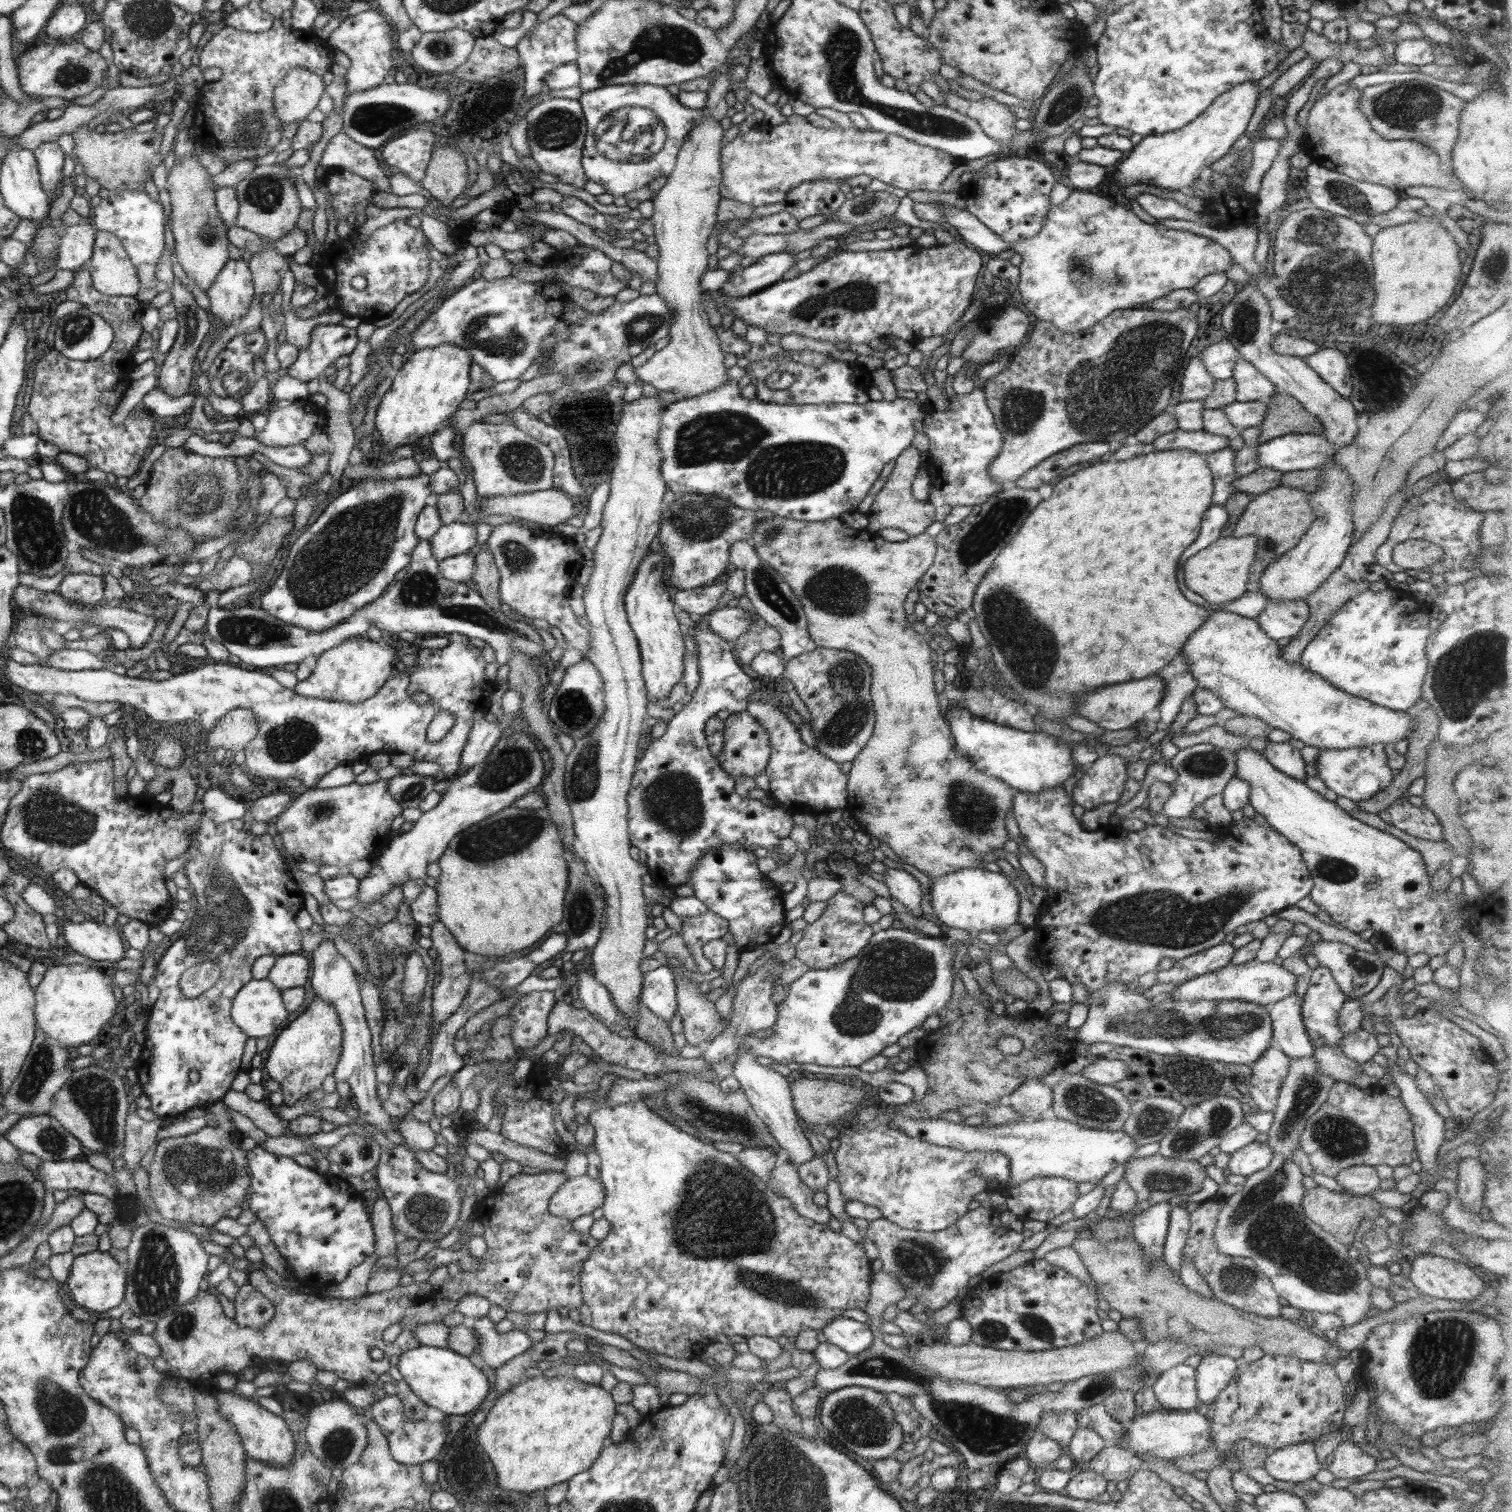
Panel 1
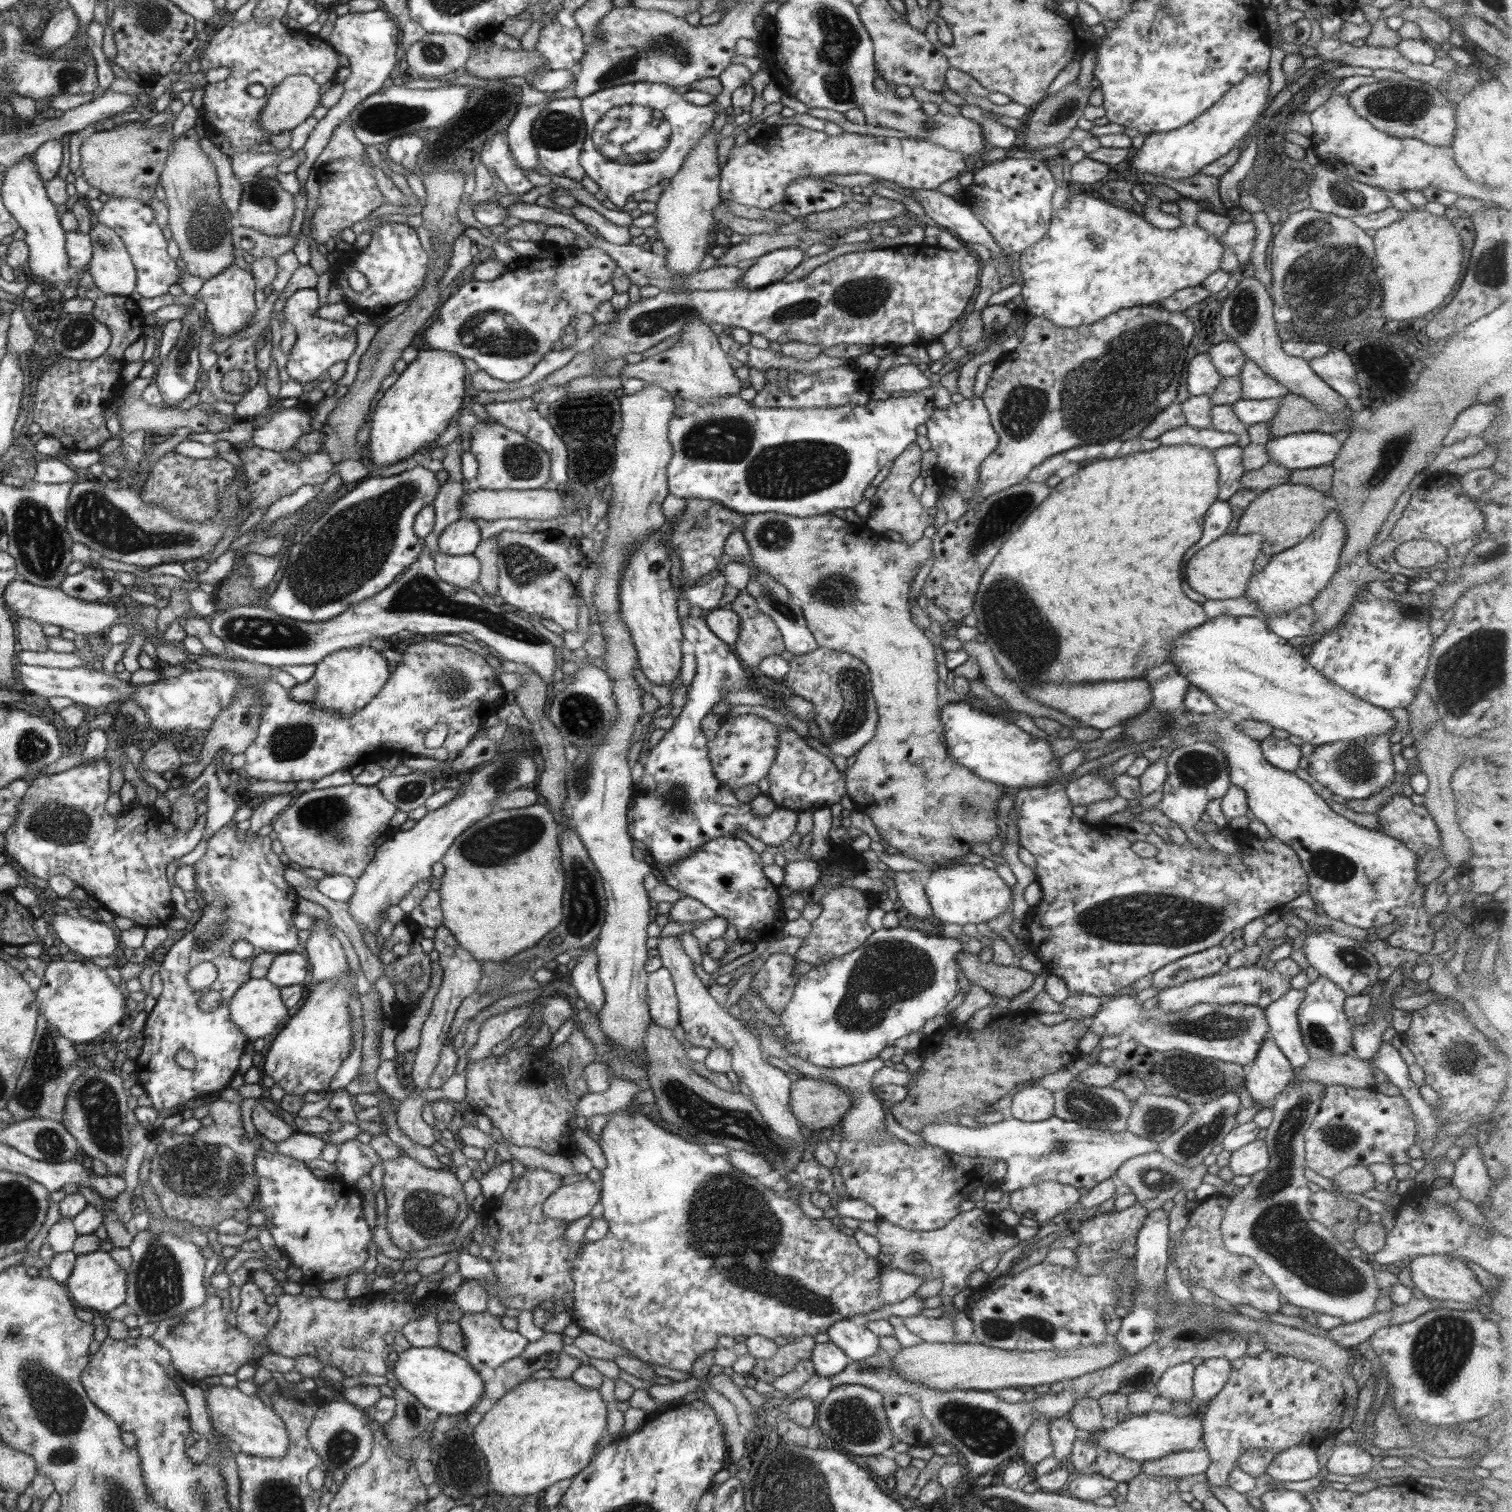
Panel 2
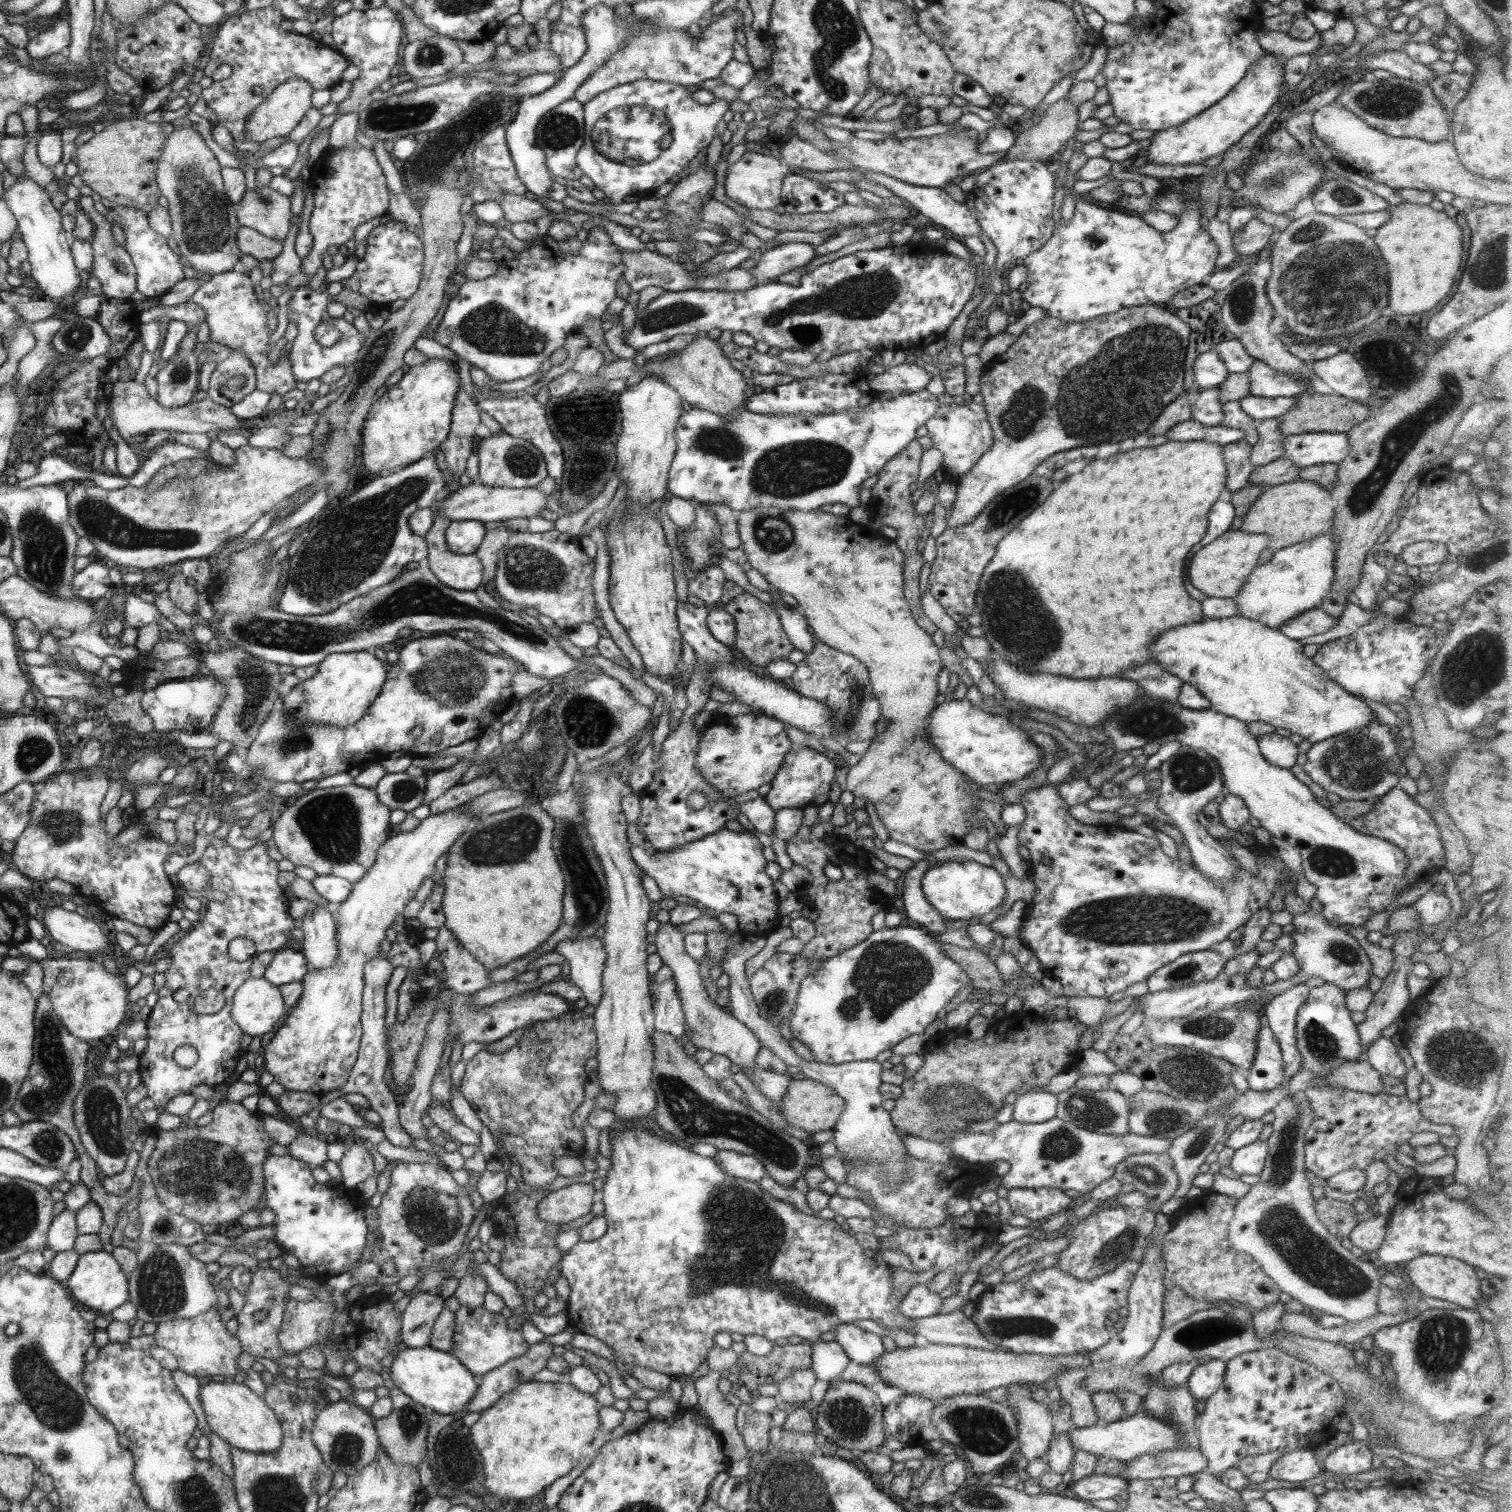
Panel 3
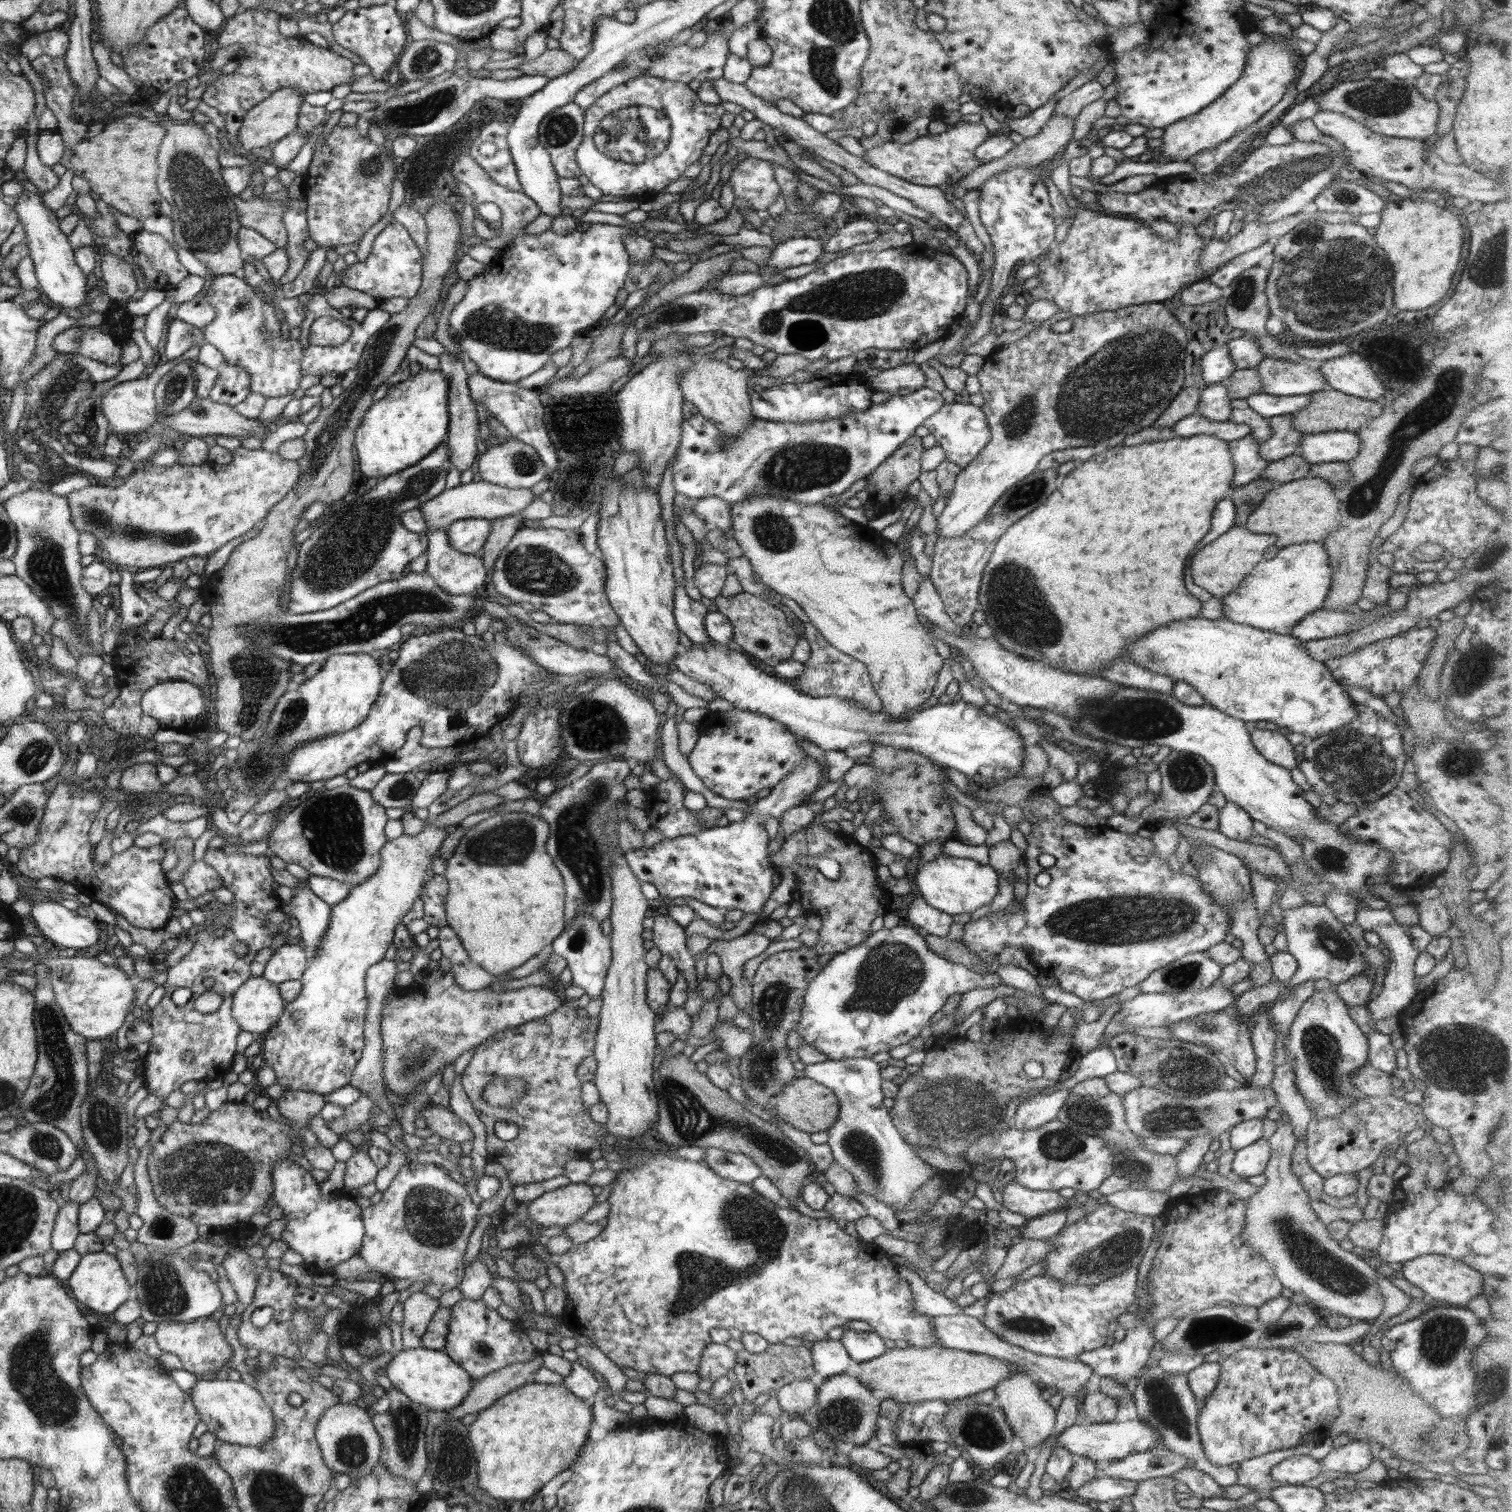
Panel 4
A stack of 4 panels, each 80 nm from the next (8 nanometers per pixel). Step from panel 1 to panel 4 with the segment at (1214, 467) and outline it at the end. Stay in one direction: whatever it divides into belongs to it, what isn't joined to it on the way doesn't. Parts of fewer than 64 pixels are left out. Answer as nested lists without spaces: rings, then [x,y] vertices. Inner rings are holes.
[[[1252,435],[1229,442],[1232,464],[1235,467],[1233,487],[1239,487],[1260,478],[1269,462],[1260,460],[1258,448],[1260,443]]]

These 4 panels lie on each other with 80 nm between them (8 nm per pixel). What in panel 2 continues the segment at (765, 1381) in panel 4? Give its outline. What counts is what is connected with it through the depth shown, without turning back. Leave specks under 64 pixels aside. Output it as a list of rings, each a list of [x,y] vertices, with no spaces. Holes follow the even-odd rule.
[[[810,1335],[798,1338],[795,1342],[780,1346],[778,1352],[768,1360],[756,1358],[754,1369],[748,1374],[770,1384],[779,1376],[787,1375],[800,1361],[811,1360],[816,1345],[815,1338]]]

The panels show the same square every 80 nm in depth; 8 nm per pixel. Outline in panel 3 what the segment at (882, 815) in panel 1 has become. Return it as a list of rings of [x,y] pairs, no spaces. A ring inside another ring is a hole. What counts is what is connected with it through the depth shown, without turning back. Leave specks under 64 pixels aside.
[[[767,506],[743,510],[740,511],[737,527],[739,539],[742,541],[741,548],[746,553],[747,561],[754,570],[758,570],[758,572],[764,576],[773,588],[776,588],[779,592],[791,594],[796,598],[799,609],[807,618],[807,624],[812,628],[816,638],[820,639],[825,645],[831,646],[833,649],[840,650],[840,652],[857,658],[862,664],[867,666],[873,693],[876,695],[881,706],[881,714],[890,720],[888,729],[882,733],[881,737],[874,739],[866,753],[861,756],[860,761],[849,768],[846,779],[846,790],[850,790],[856,797],[865,799],[866,803],[871,802],[874,805],[878,817],[888,830],[890,840],[907,844],[924,853],[930,853],[935,850],[939,851],[953,844],[964,844],[962,843],[962,838],[964,838],[966,834],[970,834],[970,832],[974,832],[974,830],[986,830],[984,829],[984,825],[982,825],[982,820],[984,820],[986,816],[977,808],[977,806],[980,805],[980,799],[976,798],[972,792],[967,790],[967,785],[971,786],[974,790],[990,787],[978,785],[974,781],[970,781],[970,779],[954,765],[948,764],[935,746],[929,744],[929,740],[927,740],[927,730],[925,730],[927,727],[927,716],[931,713],[931,710],[937,706],[935,703],[937,695],[939,694],[937,678],[943,668],[943,663],[942,659],[940,659],[939,648],[932,641],[931,633],[926,632],[926,630],[916,622],[910,605],[908,601],[905,600],[903,575],[905,556],[895,541],[870,528],[869,525],[859,525],[853,520],[850,520],[848,516],[845,517],[844,515],[840,516],[828,513],[822,511],[822,509],[804,512],[780,508],[779,506]]]

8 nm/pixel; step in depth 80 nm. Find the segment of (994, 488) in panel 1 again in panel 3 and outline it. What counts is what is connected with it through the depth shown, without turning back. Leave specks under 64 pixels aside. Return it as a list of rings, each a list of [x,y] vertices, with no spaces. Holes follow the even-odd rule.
[[[972,401],[964,405],[956,403],[943,404],[938,407],[936,414],[924,423],[928,435],[933,442],[933,448],[938,448],[944,458],[943,468],[946,469],[953,481],[969,473],[972,466],[992,448],[993,434],[991,424],[987,419],[984,405]]]

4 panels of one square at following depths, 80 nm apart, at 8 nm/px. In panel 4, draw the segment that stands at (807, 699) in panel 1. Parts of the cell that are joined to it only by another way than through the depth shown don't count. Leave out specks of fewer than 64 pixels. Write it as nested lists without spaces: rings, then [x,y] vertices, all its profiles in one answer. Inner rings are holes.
[[[811,622],[804,624],[804,626],[803,638],[806,638],[810,643],[811,655],[808,661],[804,662],[805,672],[798,677],[798,682],[802,686],[800,692],[816,698],[837,696],[843,699],[852,699],[873,713],[882,711],[882,701],[874,690],[867,666],[849,654],[838,650],[822,636],[822,633]]]

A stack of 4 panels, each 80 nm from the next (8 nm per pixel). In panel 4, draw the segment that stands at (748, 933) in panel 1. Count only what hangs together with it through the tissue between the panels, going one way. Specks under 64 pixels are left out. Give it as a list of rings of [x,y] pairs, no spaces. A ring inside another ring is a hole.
[[[807,756],[795,770],[785,776],[768,794],[768,797],[761,798],[752,806],[752,814],[748,814],[745,821],[734,822],[729,826],[716,826],[716,828],[706,828],[696,832],[694,836],[684,836],[682,838],[672,838],[659,844],[654,844],[652,848],[640,848],[630,850],[626,854],[626,861],[632,873],[640,883],[644,883],[651,891],[658,891],[658,894],[674,899],[679,896],[685,898],[696,898],[704,904],[709,904],[722,911],[738,909],[744,914],[754,913],[759,917],[768,900],[770,893],[774,890],[772,877],[776,872],[770,870],[770,854],[768,845],[771,839],[762,827],[763,819],[767,816],[780,819],[786,811],[804,802],[822,780],[821,768],[811,757]]]

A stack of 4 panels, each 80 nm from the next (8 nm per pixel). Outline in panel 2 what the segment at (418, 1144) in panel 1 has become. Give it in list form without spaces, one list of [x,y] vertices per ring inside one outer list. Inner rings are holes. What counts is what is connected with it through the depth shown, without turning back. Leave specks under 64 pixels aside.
[[[410,1093],[397,1108],[397,1123],[400,1130],[416,1141],[416,1144],[430,1147],[436,1142],[433,1125],[422,1119],[422,1108],[428,1101],[418,1093]]]

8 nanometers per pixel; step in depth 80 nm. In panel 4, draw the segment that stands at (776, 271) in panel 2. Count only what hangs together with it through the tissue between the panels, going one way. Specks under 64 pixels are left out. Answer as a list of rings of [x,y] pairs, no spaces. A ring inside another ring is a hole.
[[[794,235],[789,240],[778,243],[773,247],[770,261],[764,268],[782,270],[792,268],[792,266],[812,264],[823,256],[823,243],[820,239]]]

